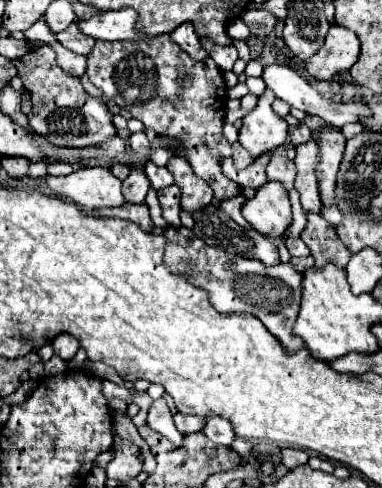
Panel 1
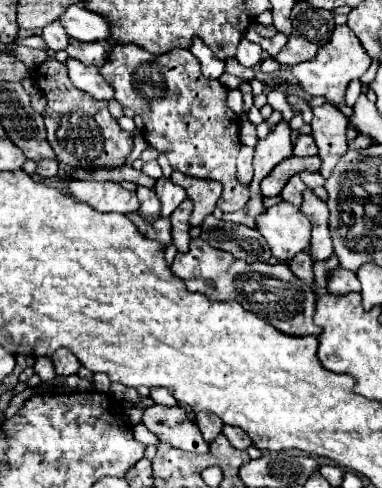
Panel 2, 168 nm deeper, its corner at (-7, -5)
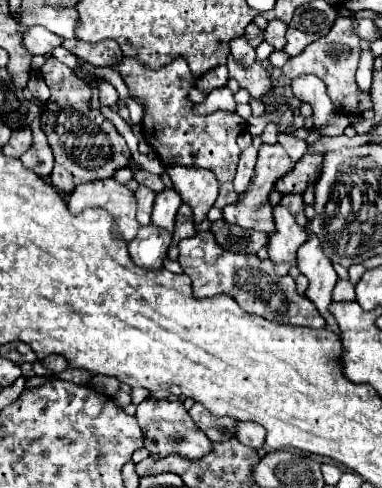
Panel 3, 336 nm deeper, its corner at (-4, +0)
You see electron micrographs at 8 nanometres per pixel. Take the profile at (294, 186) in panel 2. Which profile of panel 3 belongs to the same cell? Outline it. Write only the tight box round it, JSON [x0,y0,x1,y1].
[281,195,307,227]

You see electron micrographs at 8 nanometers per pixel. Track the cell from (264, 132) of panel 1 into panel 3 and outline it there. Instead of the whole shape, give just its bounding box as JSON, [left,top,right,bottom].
[223,143,295,235]

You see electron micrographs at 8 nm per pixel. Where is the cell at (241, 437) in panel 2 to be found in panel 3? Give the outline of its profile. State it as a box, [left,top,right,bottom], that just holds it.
[237,423,265,449]

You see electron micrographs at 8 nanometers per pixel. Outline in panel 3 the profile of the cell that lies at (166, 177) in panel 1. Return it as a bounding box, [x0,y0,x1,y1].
[153,189,181,233]

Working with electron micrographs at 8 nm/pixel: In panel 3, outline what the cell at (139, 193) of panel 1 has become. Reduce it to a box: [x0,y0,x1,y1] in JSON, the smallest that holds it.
[135,185,155,225]

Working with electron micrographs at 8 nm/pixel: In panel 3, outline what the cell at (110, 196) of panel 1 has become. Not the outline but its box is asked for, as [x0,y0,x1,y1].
[69,177,139,241]

